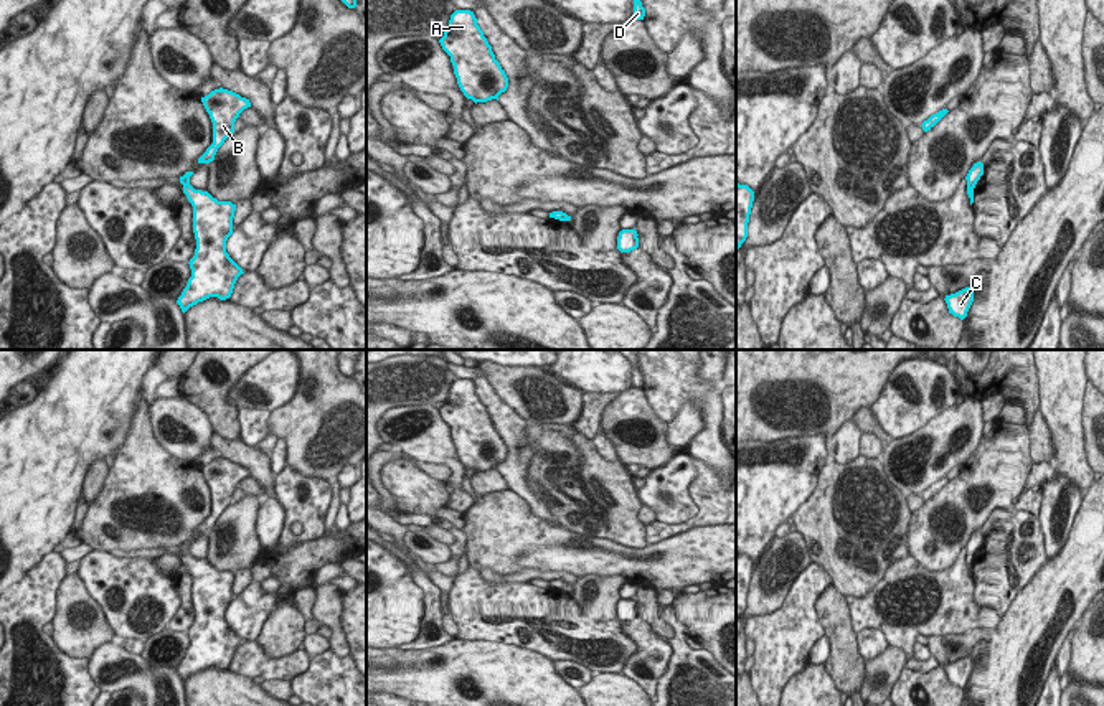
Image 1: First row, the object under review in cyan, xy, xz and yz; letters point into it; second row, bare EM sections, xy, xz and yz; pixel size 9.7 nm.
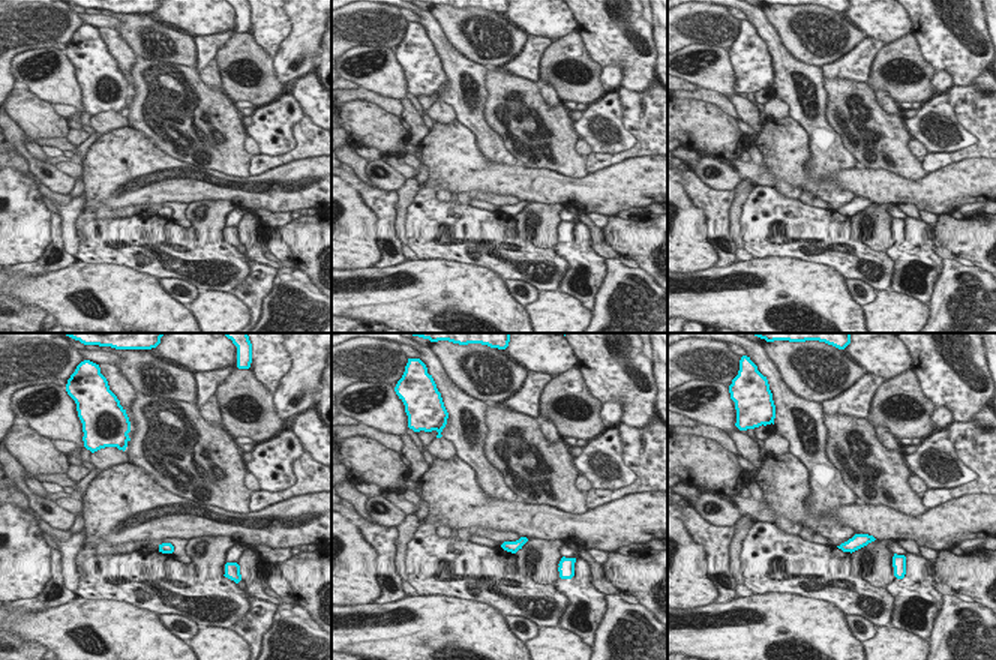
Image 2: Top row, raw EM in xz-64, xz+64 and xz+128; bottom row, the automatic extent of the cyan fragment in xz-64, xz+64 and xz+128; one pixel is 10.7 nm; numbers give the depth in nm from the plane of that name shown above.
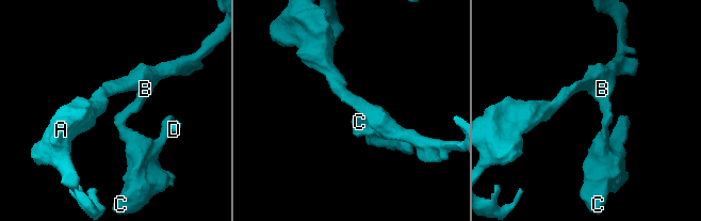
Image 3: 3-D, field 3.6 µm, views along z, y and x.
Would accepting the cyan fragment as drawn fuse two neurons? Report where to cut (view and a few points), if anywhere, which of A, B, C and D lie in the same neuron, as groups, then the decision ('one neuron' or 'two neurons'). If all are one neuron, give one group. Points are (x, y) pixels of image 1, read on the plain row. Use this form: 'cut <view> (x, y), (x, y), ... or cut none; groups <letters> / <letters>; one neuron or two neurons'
cut none; groups A B C D; one neuron

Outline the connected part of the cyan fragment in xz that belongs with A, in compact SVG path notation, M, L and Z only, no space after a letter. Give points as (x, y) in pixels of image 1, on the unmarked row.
M455 379L439 412L451 426L457 454L467 468L475 473L498 470L507 460L508 447L495 429L474 381Z

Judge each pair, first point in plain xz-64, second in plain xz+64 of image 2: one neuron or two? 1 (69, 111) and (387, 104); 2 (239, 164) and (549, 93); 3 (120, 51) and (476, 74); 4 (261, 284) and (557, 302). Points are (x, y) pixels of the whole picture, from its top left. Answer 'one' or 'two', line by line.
1: one
2: two
3: one
4: two

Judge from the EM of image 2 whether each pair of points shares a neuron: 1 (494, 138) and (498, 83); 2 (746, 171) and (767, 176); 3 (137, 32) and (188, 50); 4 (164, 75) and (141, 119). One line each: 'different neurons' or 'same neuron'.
1: different neurons
2: same neuron
3: same neuron
4: same neuron

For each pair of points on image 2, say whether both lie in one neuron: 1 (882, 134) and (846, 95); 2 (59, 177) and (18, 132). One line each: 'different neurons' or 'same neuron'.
1: same neuron
2: same neuron

